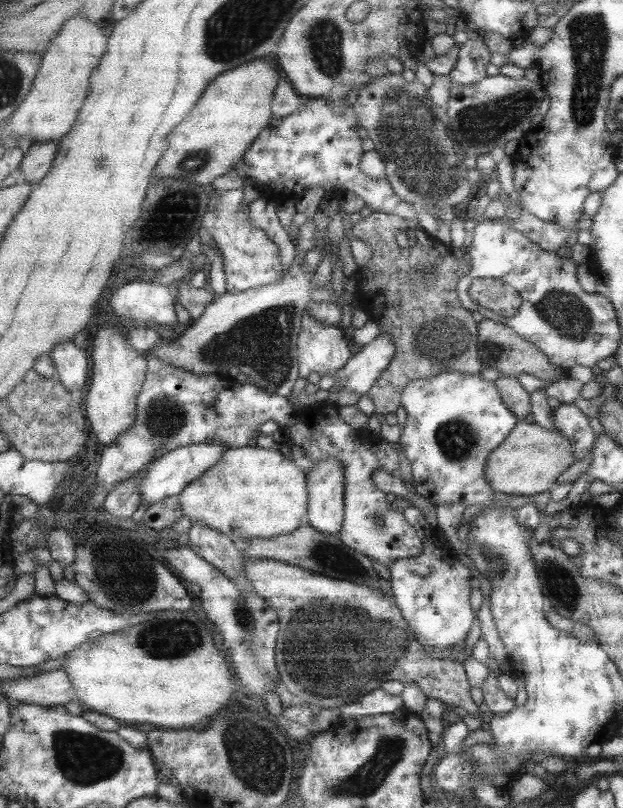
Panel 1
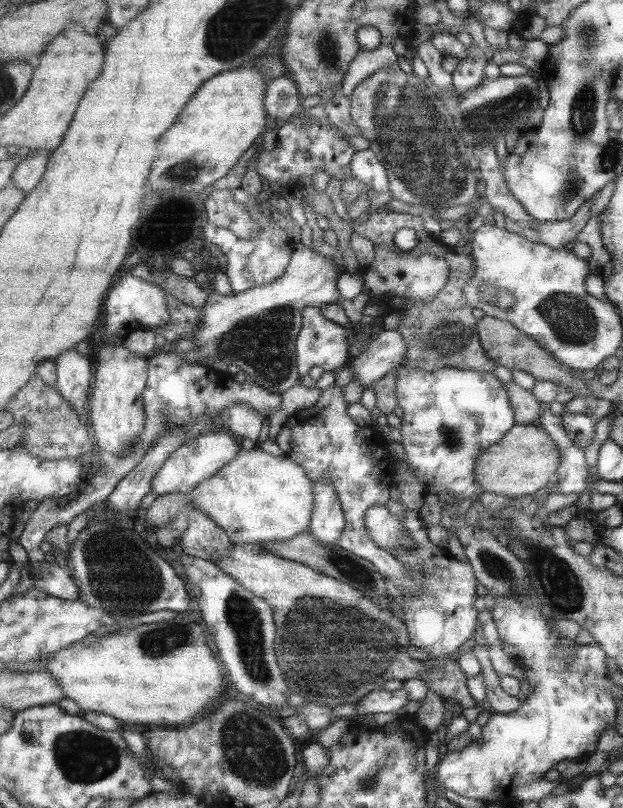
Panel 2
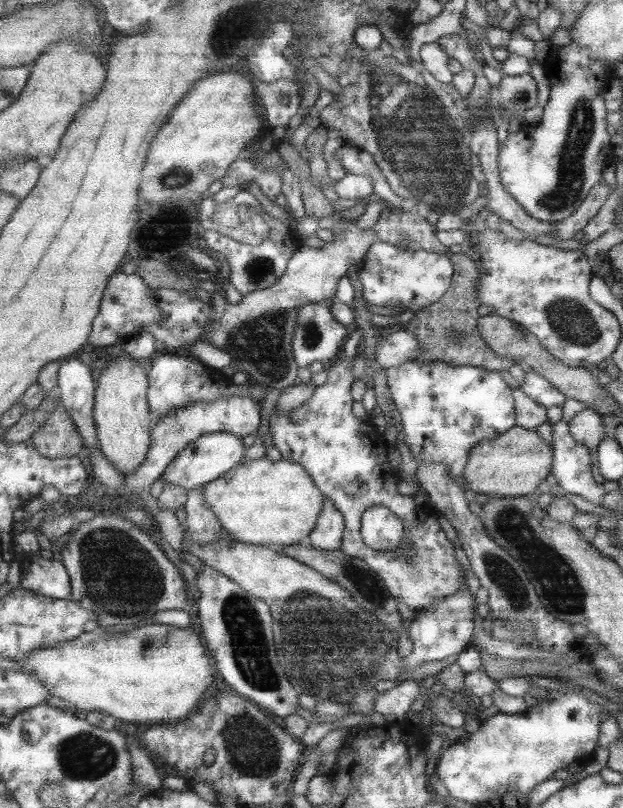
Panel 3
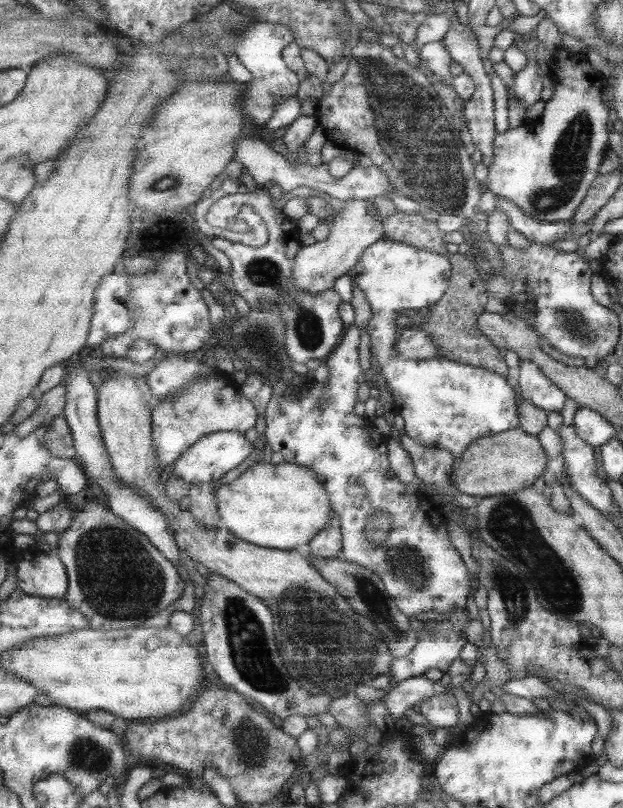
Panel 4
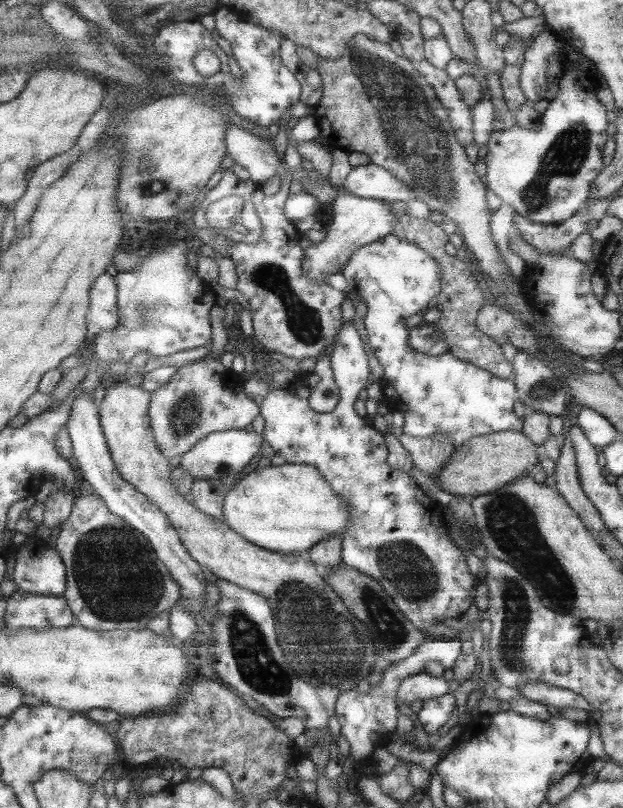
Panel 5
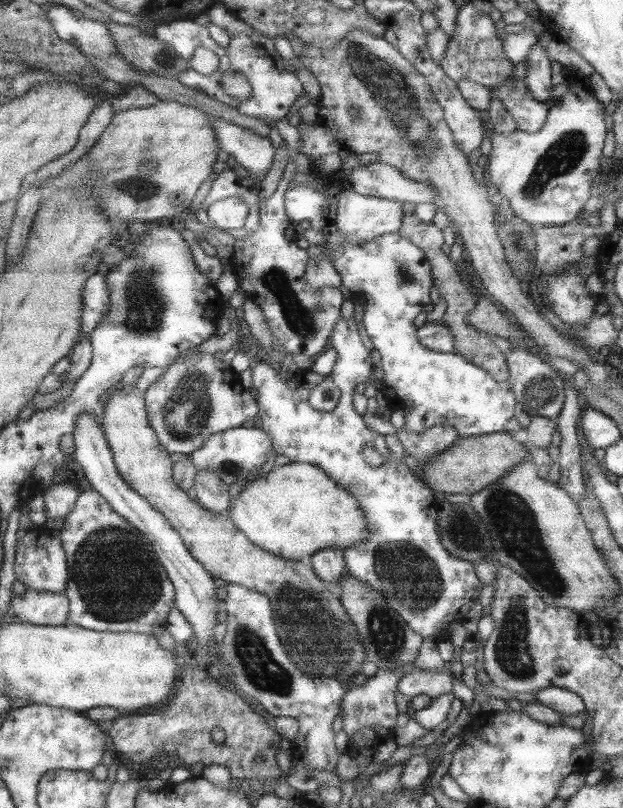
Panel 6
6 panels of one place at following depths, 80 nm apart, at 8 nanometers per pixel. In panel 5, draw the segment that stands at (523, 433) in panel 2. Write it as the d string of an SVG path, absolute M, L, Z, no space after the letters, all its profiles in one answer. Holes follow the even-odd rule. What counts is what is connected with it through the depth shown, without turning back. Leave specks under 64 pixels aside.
M503 431L490 435L476 436L468 440L453 453L452 459L440 472L437 485L444 491L473 498L493 493L524 476L540 469L536 447L522 431Z

